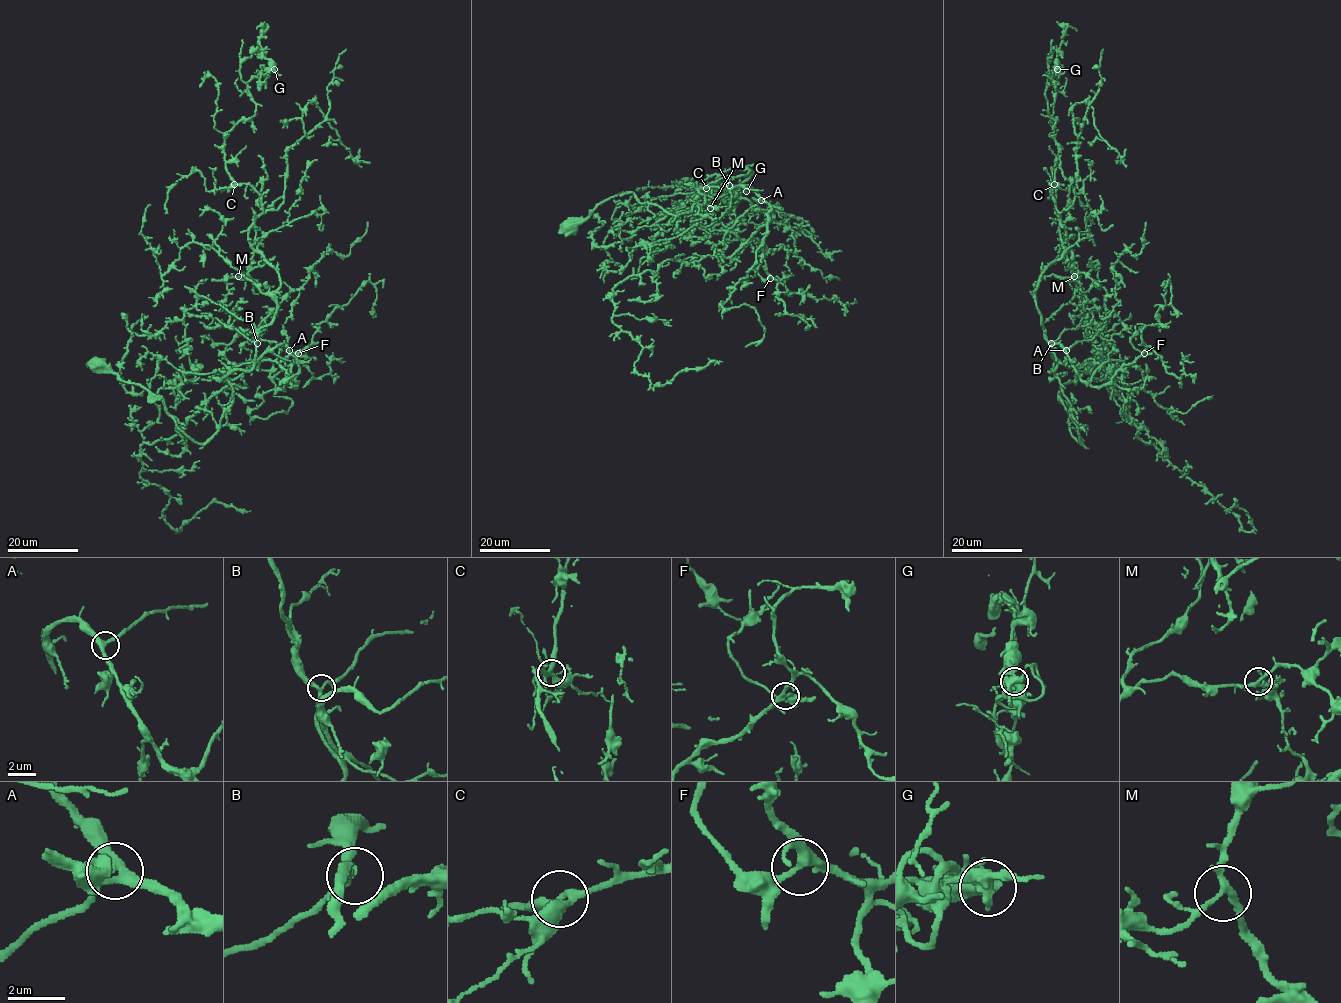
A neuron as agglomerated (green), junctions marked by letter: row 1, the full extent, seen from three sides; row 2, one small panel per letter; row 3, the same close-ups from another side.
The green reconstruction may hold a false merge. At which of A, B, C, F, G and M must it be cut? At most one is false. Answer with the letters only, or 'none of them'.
G

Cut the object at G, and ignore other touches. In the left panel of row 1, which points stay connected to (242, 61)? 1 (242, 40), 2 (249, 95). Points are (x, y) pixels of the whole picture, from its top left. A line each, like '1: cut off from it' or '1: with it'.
1: with it
2: with it

